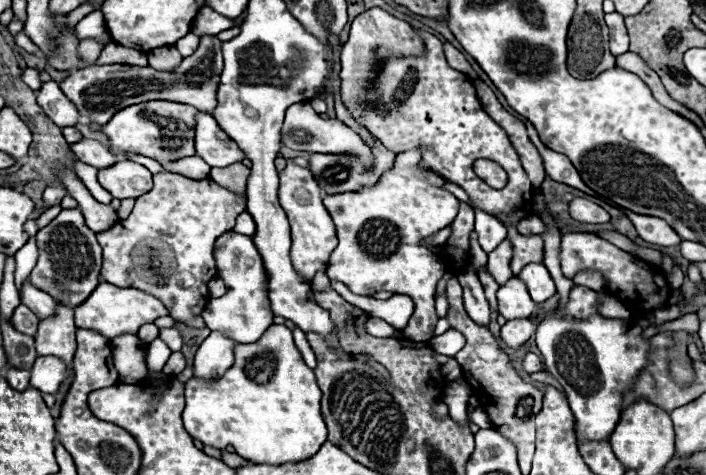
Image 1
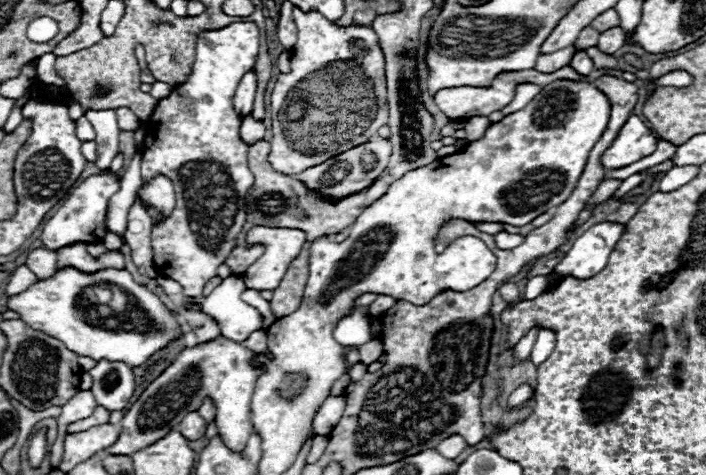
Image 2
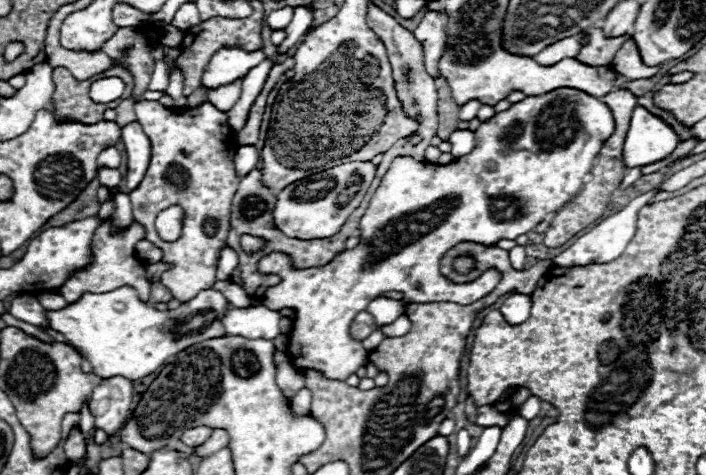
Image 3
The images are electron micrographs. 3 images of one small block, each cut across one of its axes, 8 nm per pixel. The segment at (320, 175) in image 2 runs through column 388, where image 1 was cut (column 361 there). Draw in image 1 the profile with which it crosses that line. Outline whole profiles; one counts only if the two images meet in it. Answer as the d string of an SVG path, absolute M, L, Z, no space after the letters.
M298 102L292 104L286 110L286 118L282 124L282 146L292 148L292 150L306 150L306 152L324 152L324 154L354 154L360 156L362 162L370 168L372 166L372 152L370 148L360 140L360 136L356 132L352 132L348 126L344 126L338 120L324 120L320 118L320 114L316 114L312 110L310 104Z

